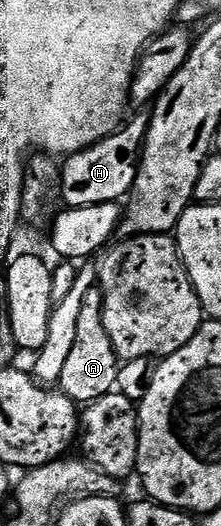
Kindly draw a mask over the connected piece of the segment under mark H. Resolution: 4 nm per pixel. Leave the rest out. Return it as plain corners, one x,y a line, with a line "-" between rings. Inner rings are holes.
143,113
132,119
107,139
101,139
99,143
85,147
75,155
65,156
61,164
62,201
67,208
118,203
125,200
134,190
138,162
142,159
142,146
148,133
150,117
149,114

